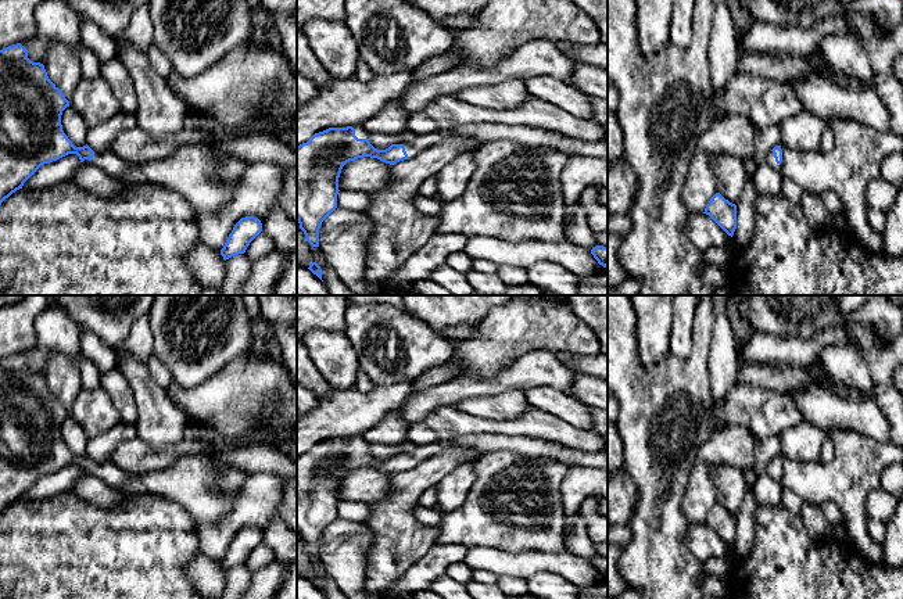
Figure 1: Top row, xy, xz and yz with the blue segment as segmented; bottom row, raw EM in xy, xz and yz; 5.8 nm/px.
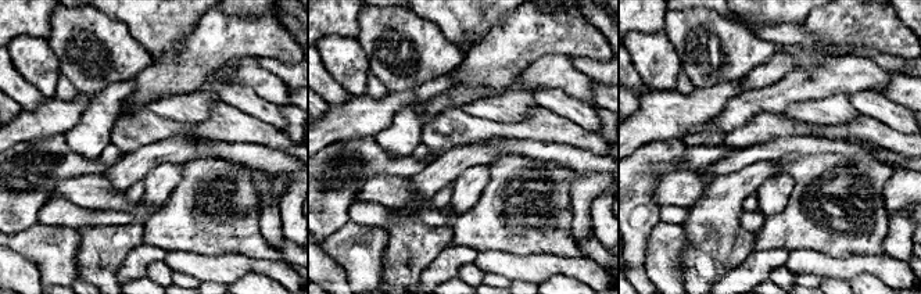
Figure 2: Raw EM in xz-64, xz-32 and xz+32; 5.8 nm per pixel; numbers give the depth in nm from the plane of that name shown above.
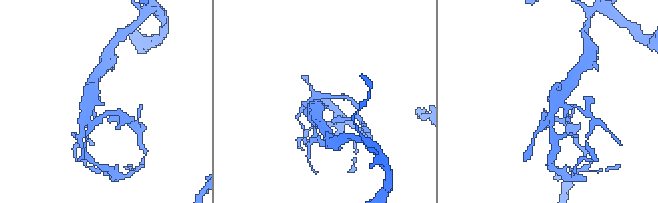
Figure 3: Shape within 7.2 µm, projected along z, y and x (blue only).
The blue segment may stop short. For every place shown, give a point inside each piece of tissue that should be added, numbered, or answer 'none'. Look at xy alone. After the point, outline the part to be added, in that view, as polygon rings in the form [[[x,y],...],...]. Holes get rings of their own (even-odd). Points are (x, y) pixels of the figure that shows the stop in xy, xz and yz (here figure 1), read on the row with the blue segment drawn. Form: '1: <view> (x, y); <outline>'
1: xy (113, 164); [[[110,148],[105,151],[94,153],[93,159],[92,161],[85,159],[83,164],[98,166],[104,169],[107,173],[114,175],[114,176],[125,175],[143,165],[140,162],[126,161],[115,155]]]

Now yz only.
1: yz (770, 160); [[[770,151],[770,153],[766,155],[766,164],[767,164],[768,166],[771,166],[773,169],[781,172],[782,162],[781,162],[781,164],[777,164],[777,162],[775,162],[775,158],[774,158],[773,151]]]

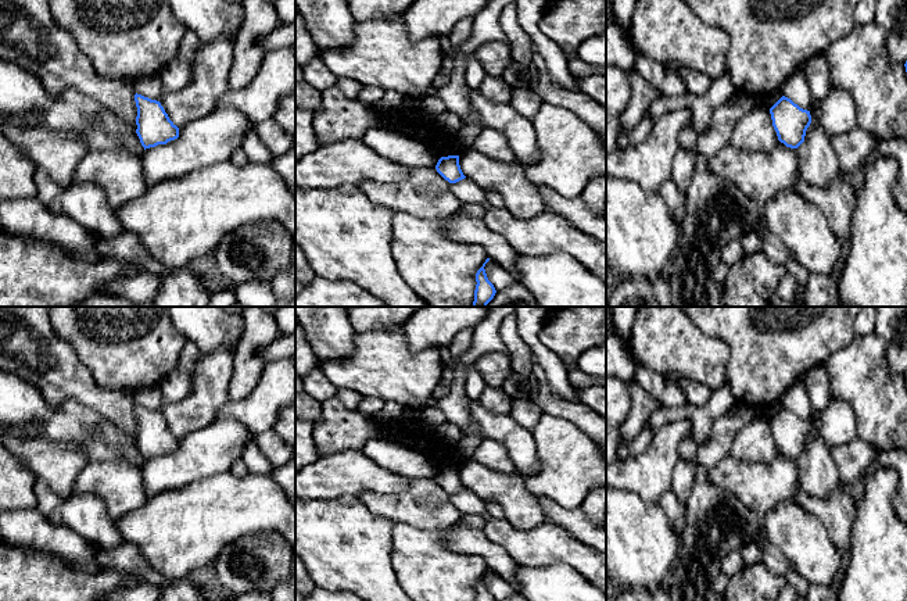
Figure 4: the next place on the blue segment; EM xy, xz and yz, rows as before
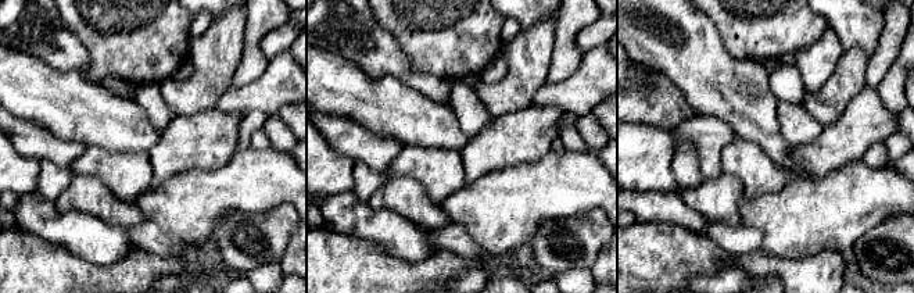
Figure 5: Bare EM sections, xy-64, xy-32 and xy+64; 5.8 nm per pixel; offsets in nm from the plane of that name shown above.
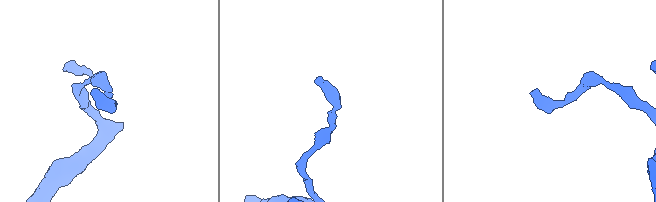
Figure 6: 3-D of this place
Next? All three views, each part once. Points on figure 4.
none

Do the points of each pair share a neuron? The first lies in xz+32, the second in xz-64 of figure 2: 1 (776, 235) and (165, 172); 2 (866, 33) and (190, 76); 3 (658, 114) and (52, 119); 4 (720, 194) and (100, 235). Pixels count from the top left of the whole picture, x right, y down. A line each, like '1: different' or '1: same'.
1: different
2: same
3: same
4: same

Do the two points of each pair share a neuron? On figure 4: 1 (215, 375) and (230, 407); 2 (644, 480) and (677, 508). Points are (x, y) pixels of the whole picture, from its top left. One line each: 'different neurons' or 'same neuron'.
1: different neurons
2: different neurons

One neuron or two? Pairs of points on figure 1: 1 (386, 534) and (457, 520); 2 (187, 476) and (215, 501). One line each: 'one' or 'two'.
1: two
2: one

